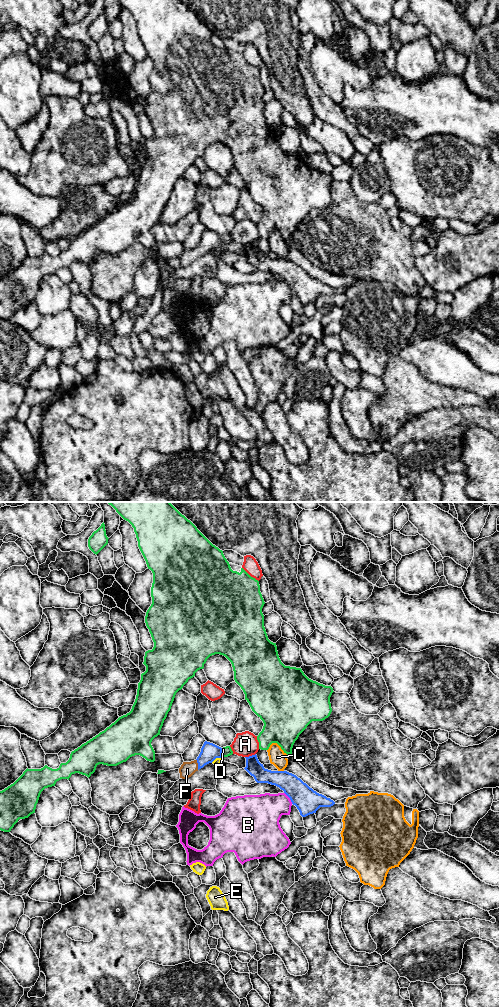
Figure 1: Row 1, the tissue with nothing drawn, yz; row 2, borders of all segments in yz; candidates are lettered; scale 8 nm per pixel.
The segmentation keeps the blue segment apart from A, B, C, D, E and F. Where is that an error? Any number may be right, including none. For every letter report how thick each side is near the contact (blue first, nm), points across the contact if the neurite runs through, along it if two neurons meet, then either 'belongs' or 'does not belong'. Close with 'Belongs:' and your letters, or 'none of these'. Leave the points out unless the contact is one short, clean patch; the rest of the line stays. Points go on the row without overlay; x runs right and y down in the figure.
A: 130/200 nm | along yz (255, 241), (245, 245) | does not belong
B: 200/300 nm | does not belong
C: 190/140 nm | does not belong
D: 140/80 nm | does not belong
E: 140/60 nm | along yz (221, 246), (215, 246), (211, 250) | does not belong
F: 140/120 nm | across yz (209, 240), (198, 252), (187, 257) | belongs
Belongs: F

